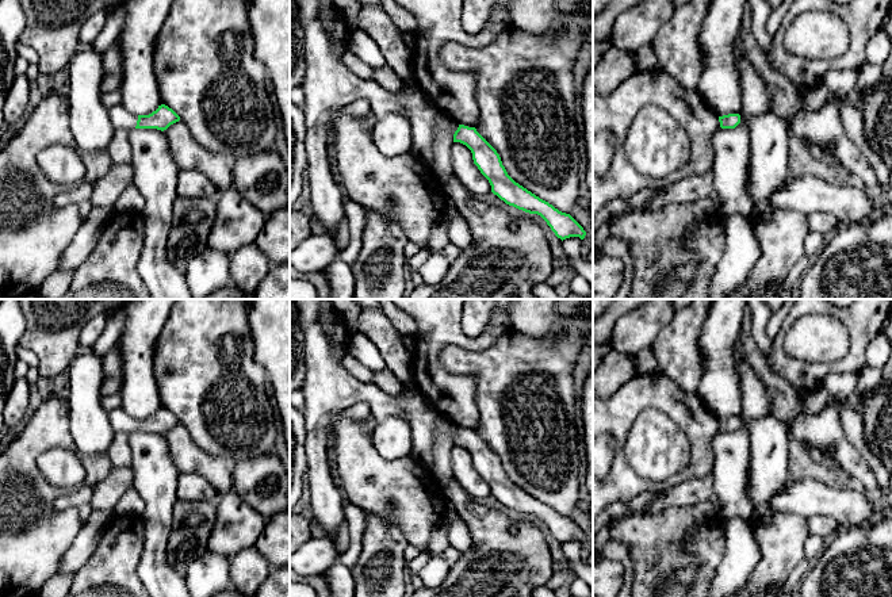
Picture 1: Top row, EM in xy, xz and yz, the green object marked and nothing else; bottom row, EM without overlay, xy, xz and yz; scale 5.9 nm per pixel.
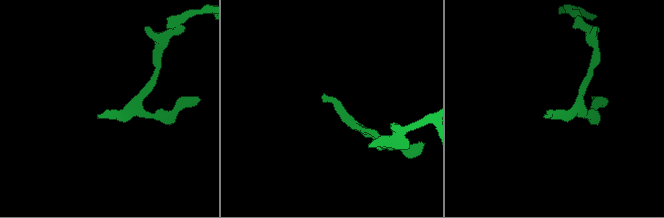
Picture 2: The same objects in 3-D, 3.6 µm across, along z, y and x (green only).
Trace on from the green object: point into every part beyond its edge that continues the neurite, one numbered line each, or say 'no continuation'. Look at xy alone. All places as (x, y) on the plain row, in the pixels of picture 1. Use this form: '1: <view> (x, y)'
1: xy (122, 423)

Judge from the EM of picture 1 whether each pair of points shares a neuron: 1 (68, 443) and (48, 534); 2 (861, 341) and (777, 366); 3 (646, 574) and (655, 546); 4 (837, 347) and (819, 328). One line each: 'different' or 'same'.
1: same
2: same
3: same
4: same

